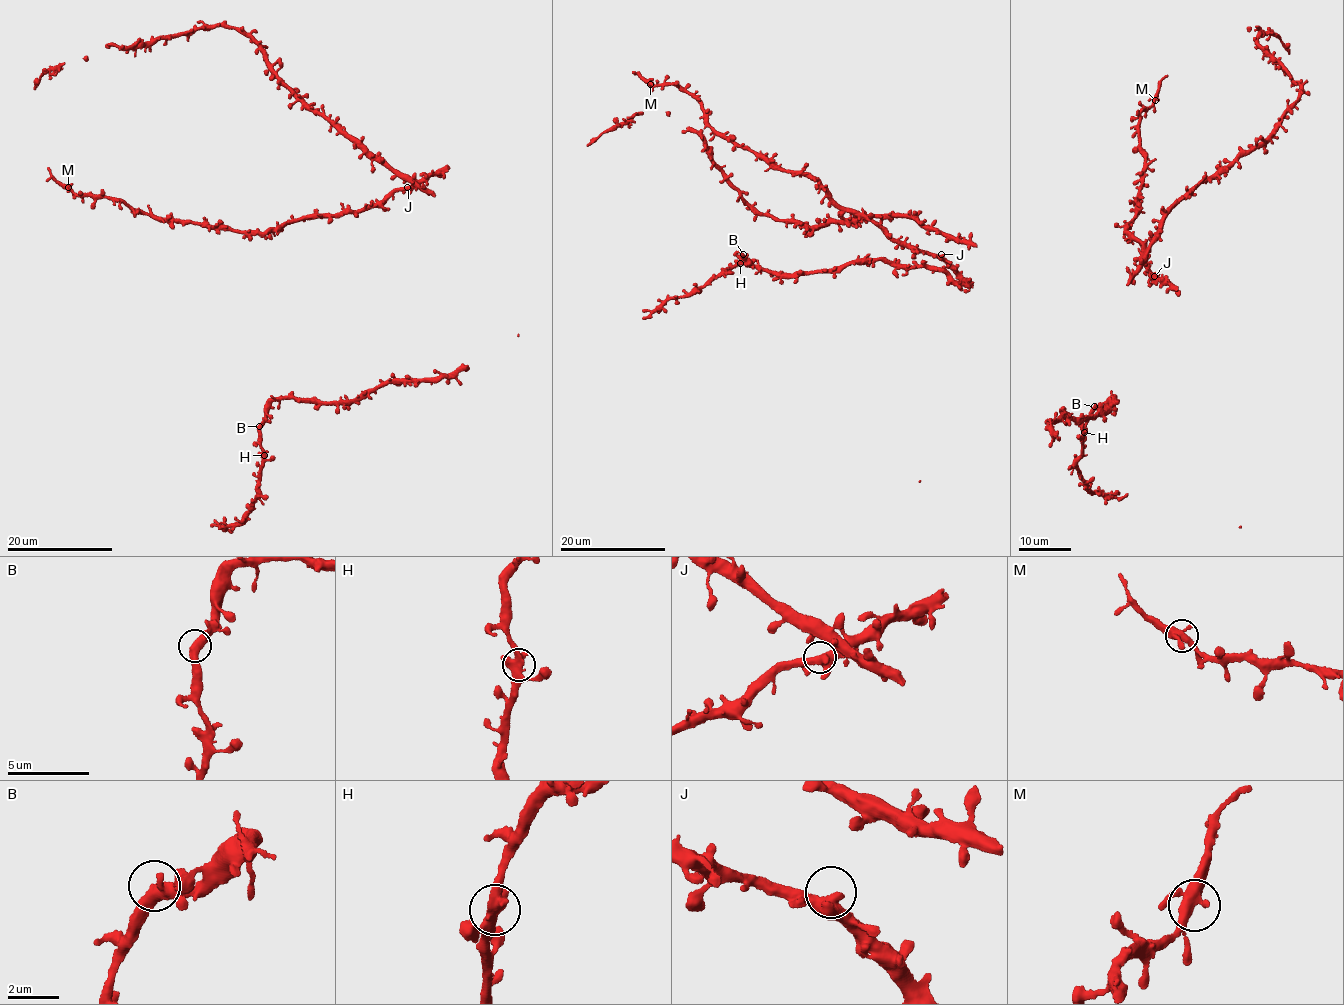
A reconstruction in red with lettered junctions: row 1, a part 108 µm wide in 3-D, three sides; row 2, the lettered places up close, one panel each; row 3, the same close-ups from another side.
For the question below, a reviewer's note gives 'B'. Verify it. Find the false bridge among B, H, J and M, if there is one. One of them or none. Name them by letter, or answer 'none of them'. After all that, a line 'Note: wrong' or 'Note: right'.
none of them
Note: wrong

